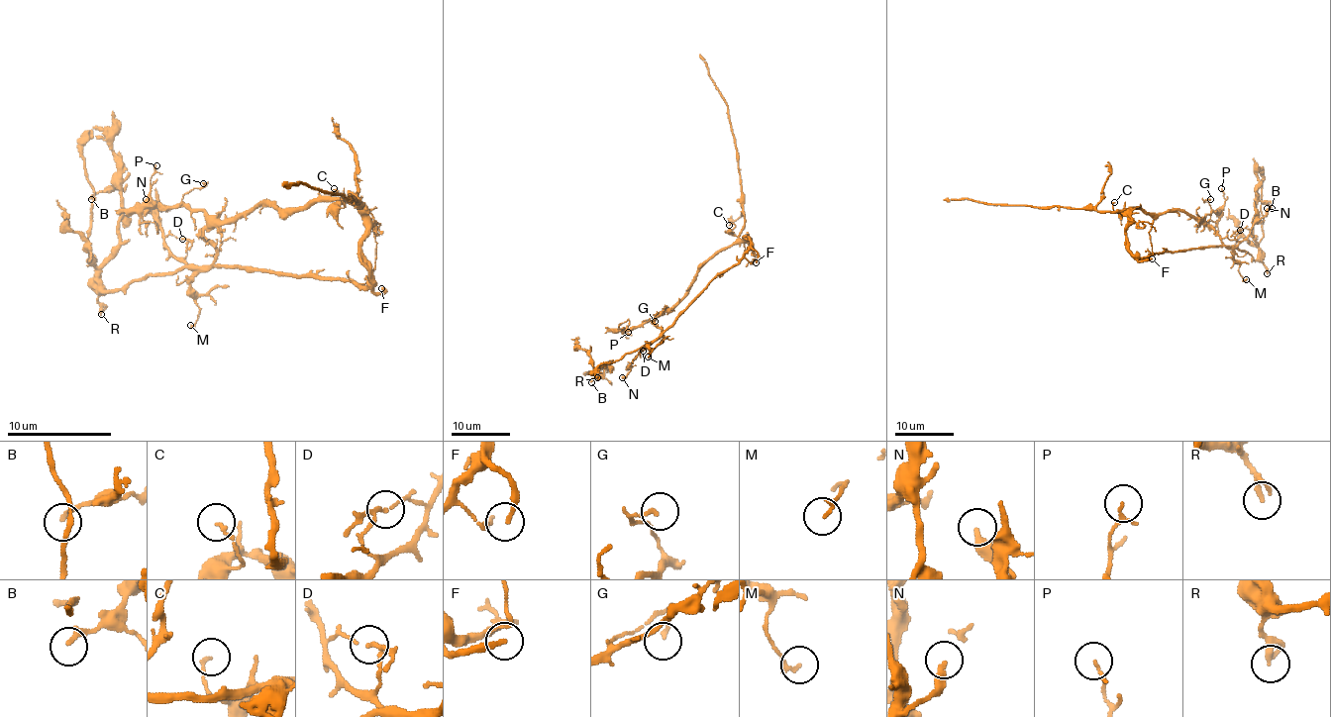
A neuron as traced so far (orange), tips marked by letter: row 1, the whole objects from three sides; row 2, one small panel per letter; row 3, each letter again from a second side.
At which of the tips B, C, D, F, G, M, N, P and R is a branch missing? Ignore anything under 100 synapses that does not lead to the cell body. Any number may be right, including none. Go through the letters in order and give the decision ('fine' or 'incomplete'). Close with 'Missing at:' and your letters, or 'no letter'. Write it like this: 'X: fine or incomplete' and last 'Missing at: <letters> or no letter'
B: fine
C: fine
D: fine
F: incomplete
G: fine
M: fine
N: fine
P: fine
R: fine
Missing at: F

